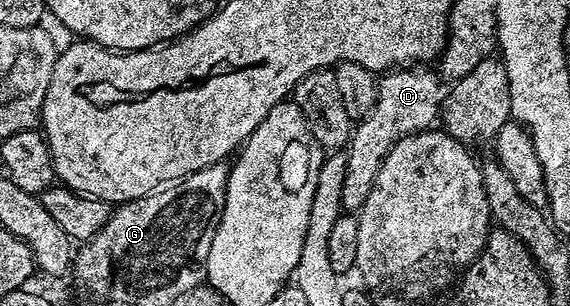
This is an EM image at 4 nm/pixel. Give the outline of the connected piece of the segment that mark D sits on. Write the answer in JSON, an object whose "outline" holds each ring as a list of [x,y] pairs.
{"outline":[[[393,68],[382,77],[377,84],[377,102],[373,109],[365,117],[356,123],[355,129],[347,143],[347,176],[343,176],[343,200],[342,207],[349,212],[360,211],[361,206],[367,200],[371,188],[375,184],[375,176],[383,164],[383,160],[389,154],[389,149],[393,143],[402,136],[412,134],[418,130],[430,127],[439,118],[439,110],[443,101],[442,79],[432,74],[429,70],[417,70],[421,68]]]}

